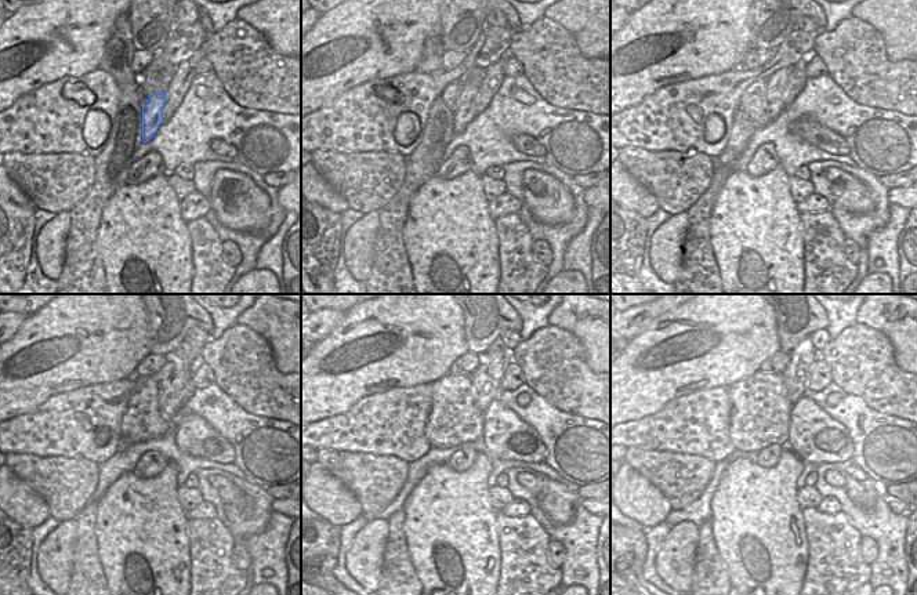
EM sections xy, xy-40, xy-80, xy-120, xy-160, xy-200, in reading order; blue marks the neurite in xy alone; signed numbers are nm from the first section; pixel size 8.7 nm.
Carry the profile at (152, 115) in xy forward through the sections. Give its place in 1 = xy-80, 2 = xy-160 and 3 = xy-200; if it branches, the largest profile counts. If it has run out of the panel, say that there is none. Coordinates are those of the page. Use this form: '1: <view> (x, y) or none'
1: xy-80 (778, 100)
2: xy-160 (486, 377)
3: xy-200 (796, 374)

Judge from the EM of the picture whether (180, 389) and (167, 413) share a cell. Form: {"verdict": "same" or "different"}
{"verdict": "same"}

